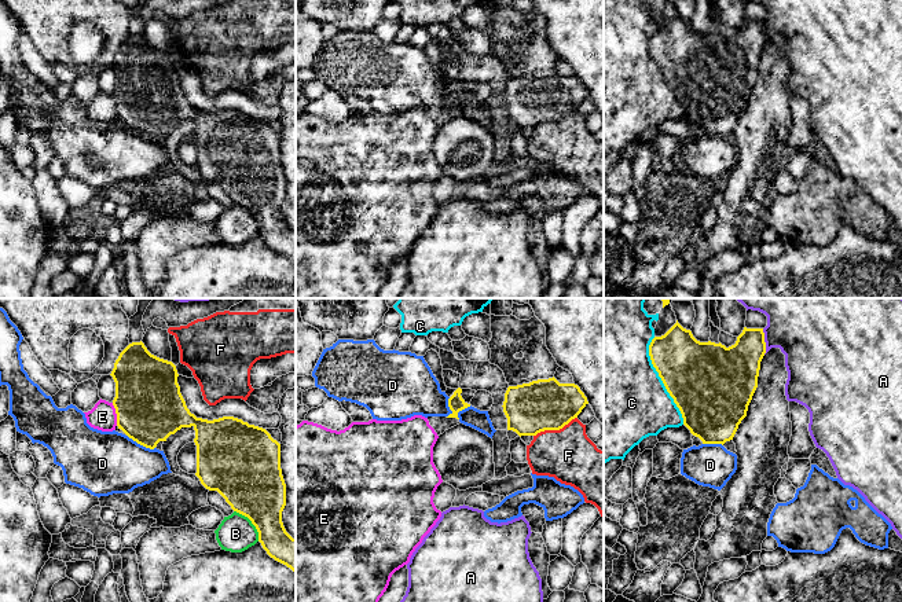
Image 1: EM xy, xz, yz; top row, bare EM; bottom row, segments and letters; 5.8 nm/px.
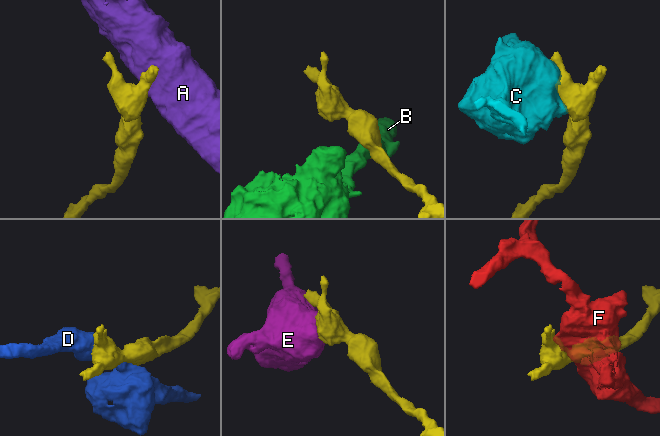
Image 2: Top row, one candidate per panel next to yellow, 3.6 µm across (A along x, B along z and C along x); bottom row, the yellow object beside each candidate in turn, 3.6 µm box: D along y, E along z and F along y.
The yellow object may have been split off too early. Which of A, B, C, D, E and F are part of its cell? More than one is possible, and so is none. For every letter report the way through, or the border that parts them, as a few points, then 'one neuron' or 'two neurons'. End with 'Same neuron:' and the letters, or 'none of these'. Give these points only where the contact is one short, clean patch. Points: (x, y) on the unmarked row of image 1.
A: border yz (762, 21), (765, 46); two neurons
B: border xy (234, 202), (250, 213), (259, 232); two neurons
C: two neurons
D: border xy (127, 127), (138, 135), (154, 140); two neurons
E: two neurons
F: border xz (576, 109), (558, 121), (545, 121), (534, 128); two neurons
Same neuron: none of these

